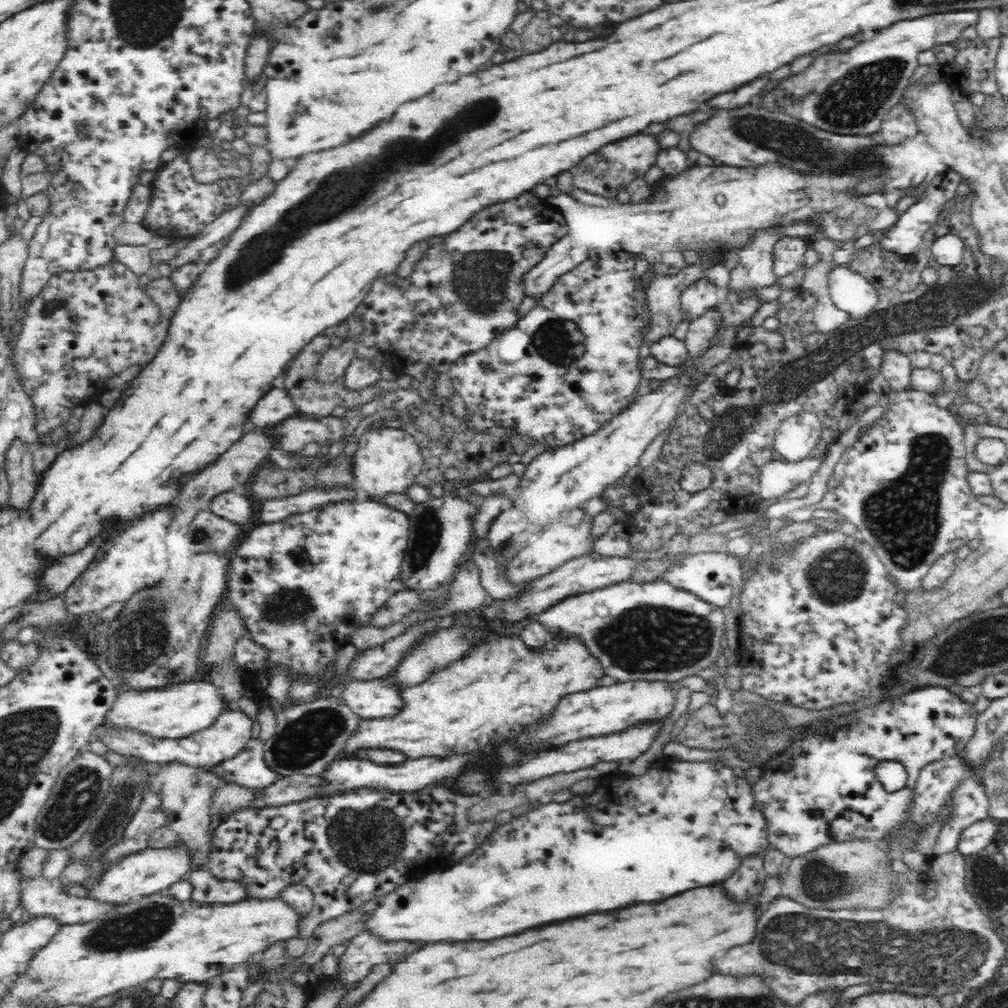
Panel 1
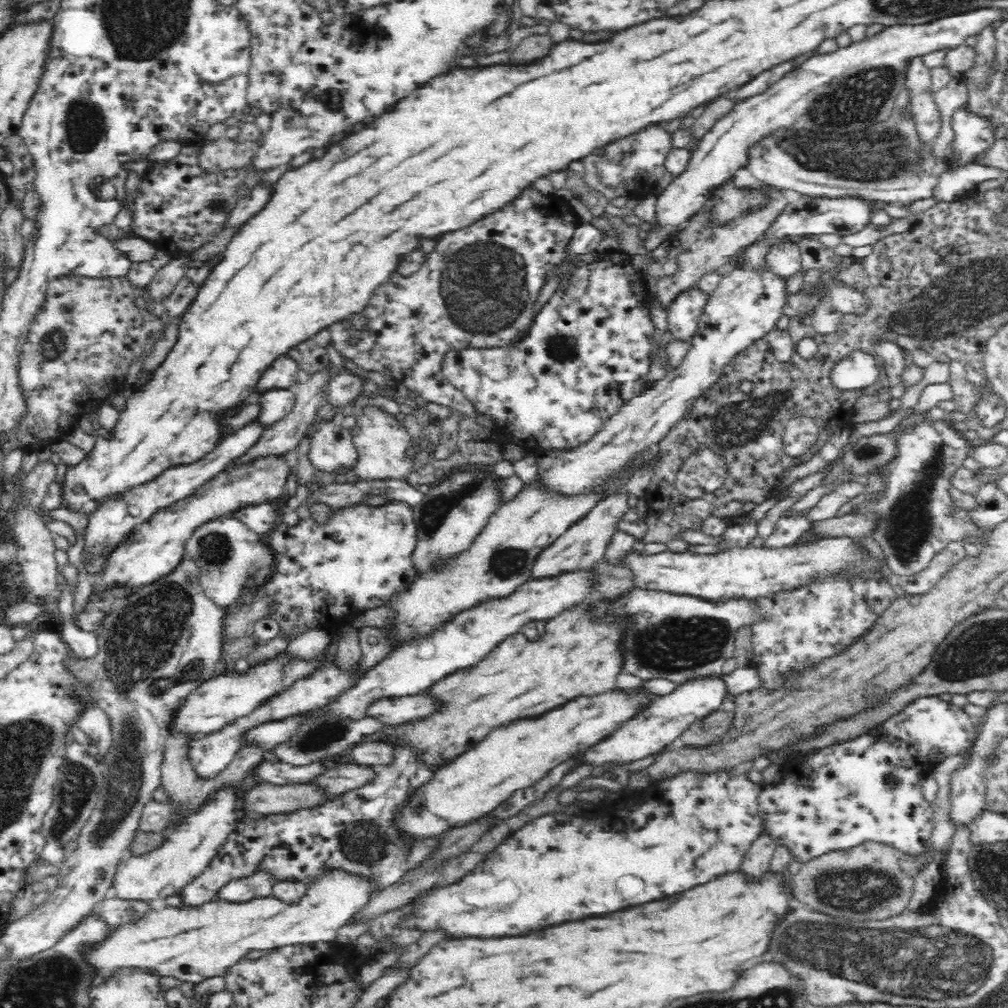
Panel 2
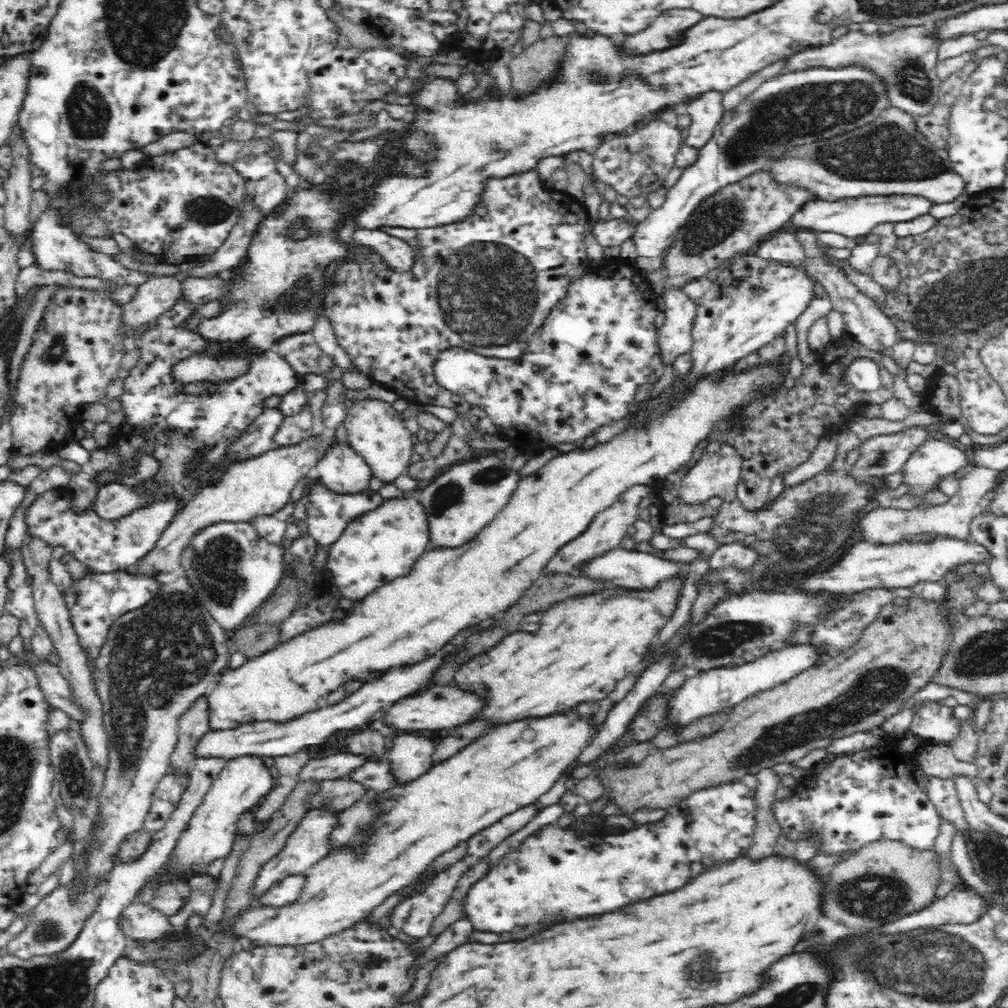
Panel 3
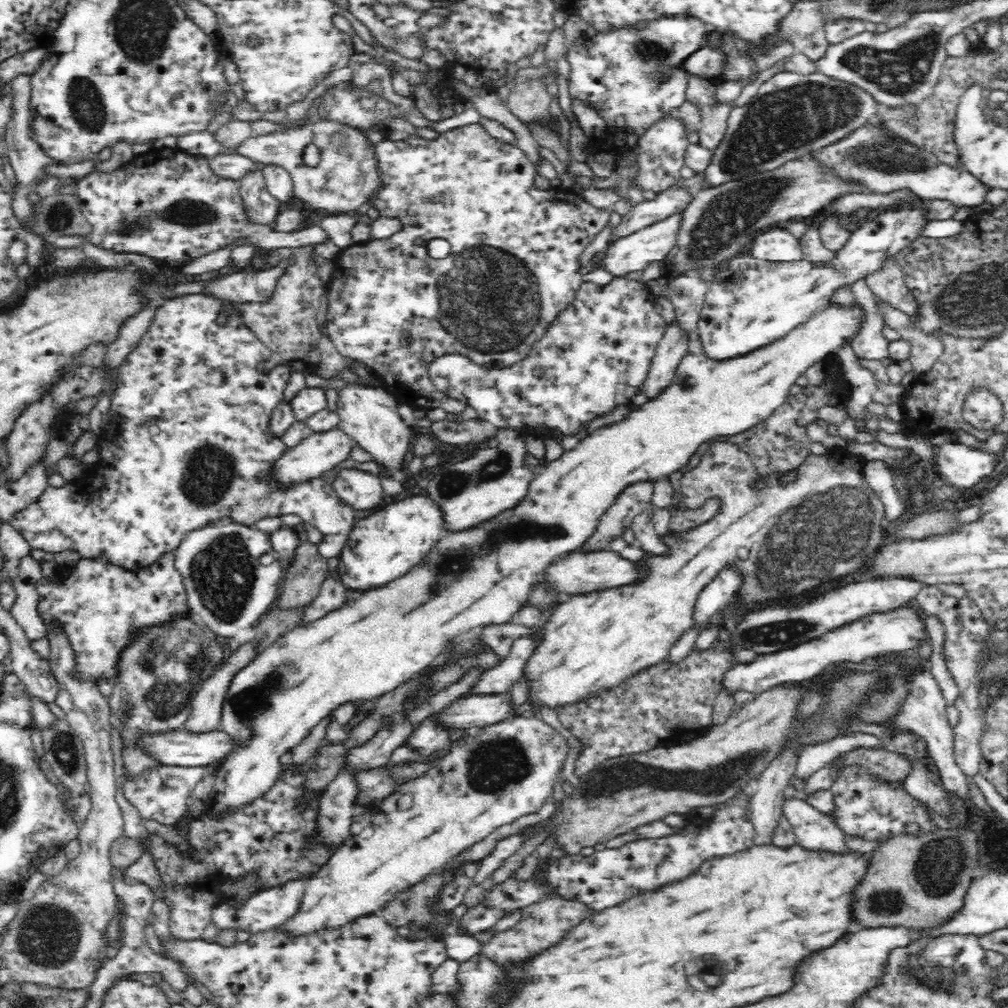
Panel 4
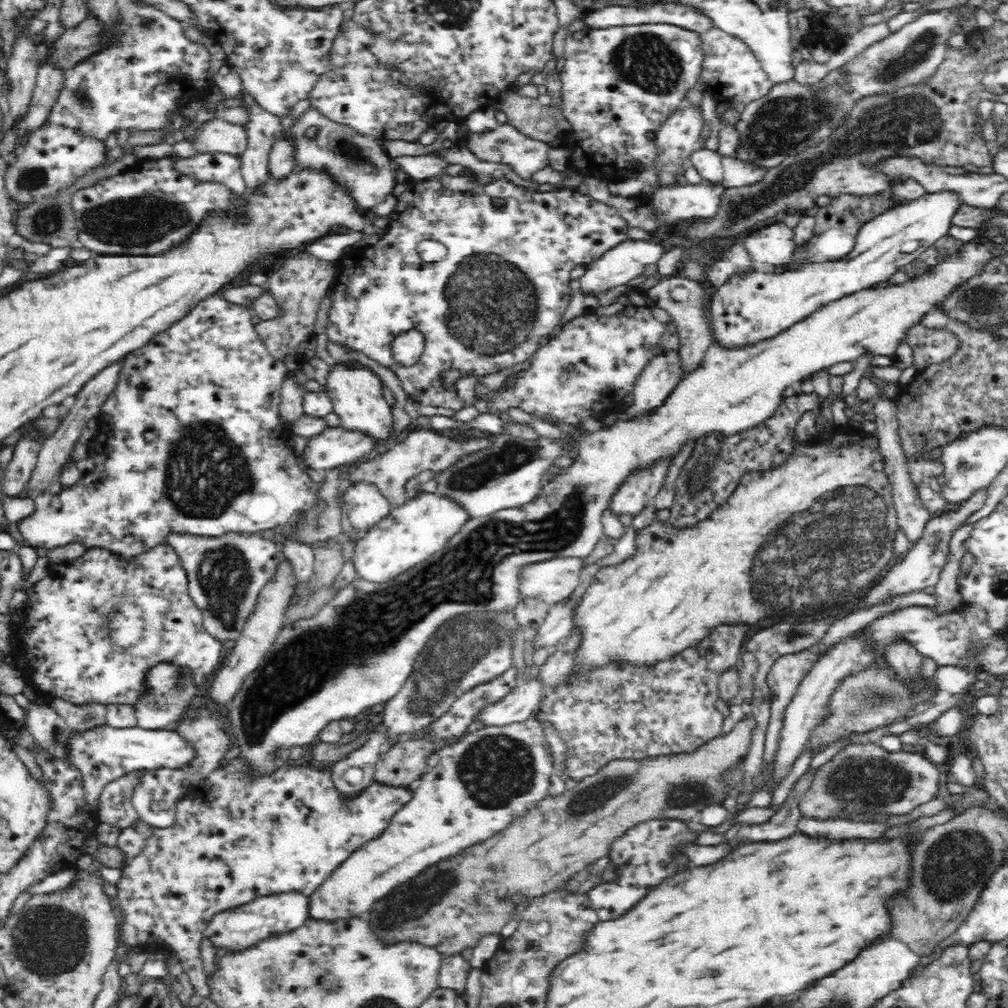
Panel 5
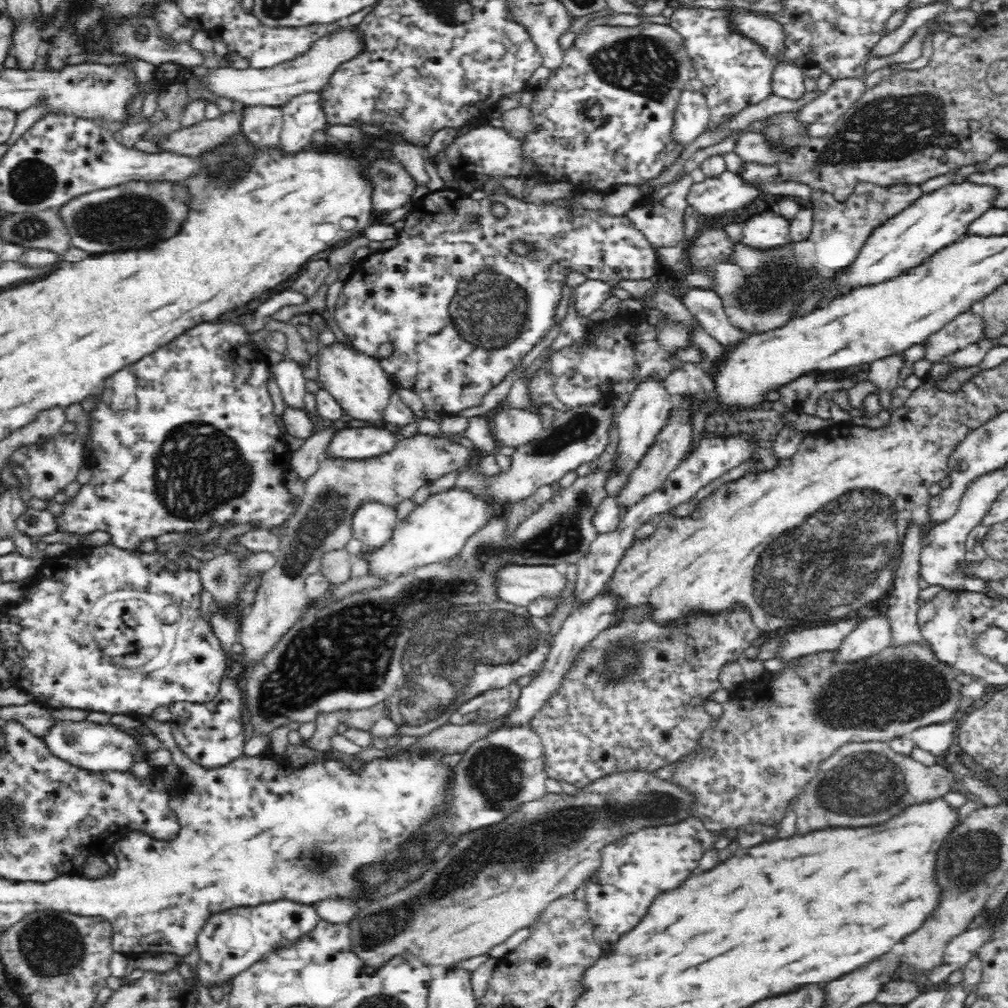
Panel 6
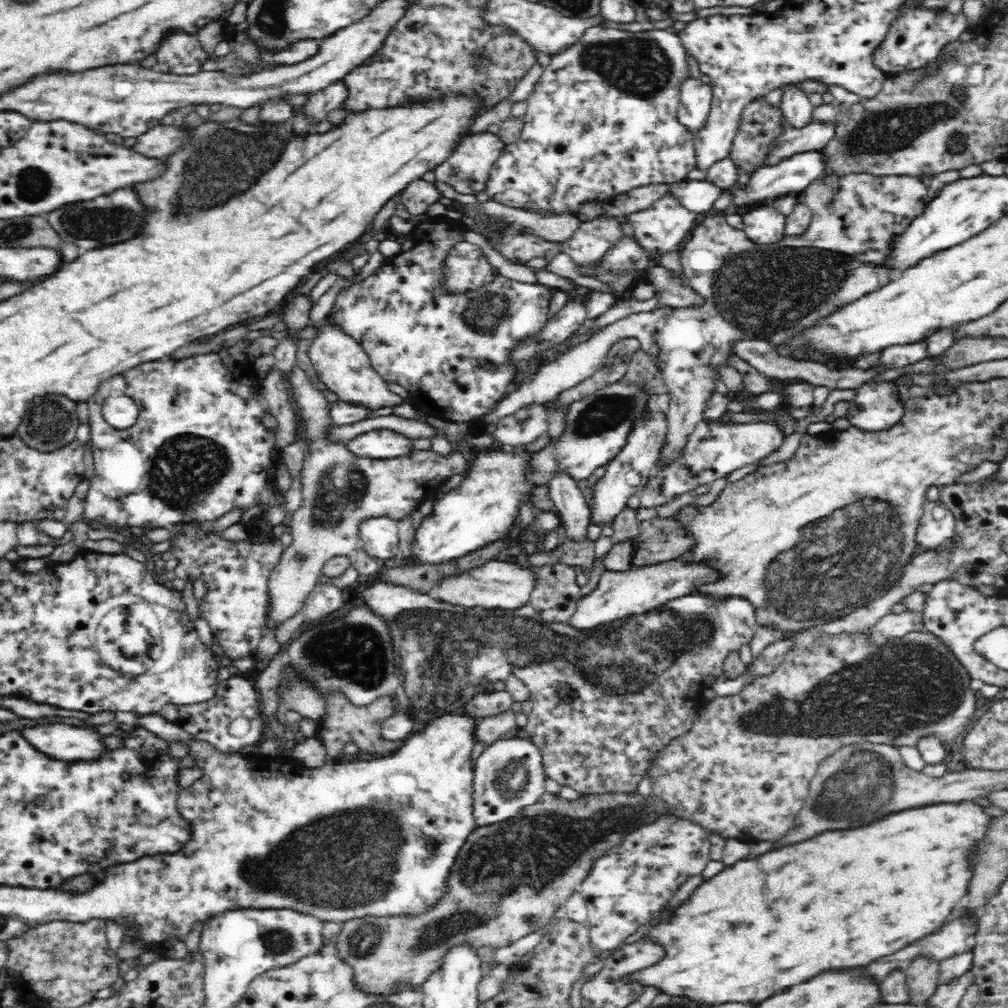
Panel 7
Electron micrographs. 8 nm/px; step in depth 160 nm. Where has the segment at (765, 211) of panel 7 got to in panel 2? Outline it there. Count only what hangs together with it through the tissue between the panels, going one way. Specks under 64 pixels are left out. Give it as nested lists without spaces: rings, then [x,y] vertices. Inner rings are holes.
[[[795,240],[776,243],[768,254],[767,270],[784,279],[802,272],[799,244]]]

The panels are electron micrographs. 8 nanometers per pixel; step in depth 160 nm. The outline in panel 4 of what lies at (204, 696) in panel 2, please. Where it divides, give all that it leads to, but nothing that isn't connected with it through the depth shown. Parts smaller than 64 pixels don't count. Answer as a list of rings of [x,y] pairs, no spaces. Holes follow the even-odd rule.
[[[829,306],[814,313],[808,322],[800,324],[772,344],[741,358],[721,363],[706,359],[701,351],[690,351],[676,368],[670,386],[663,388],[658,396],[649,399],[637,410],[630,411],[622,421],[588,433],[574,449],[564,451],[557,460],[547,462],[530,480],[526,494],[514,508],[476,528],[445,533],[430,550],[430,554],[406,576],[376,590],[348,591],[346,604],[340,610],[332,610],[320,620],[299,624],[294,630],[280,636],[274,644],[264,648],[235,672],[225,694],[218,728],[237,740],[239,748],[230,752],[221,762],[206,804],[208,818],[222,818],[228,814],[228,810],[241,809],[257,798],[262,798],[277,784],[282,774],[279,768],[280,757],[298,746],[316,724],[330,717],[342,704],[356,705],[362,700],[378,698],[435,664],[432,686],[414,696],[407,711],[416,708],[430,696],[446,690],[450,684],[462,678],[468,668],[486,670],[496,666],[498,658],[488,646],[482,654],[466,656],[456,664],[447,664],[444,656],[447,656],[456,640],[466,637],[474,629],[515,620],[533,585],[539,582],[546,568],[557,561],[556,556],[564,556],[580,548],[594,534],[600,516],[614,504],[626,487],[666,479],[690,462],[700,444],[713,441],[716,437],[741,433],[784,404],[796,378],[804,375],[809,367],[820,361],[826,362],[834,355],[846,337],[851,338],[858,332],[862,317],[859,306]]]

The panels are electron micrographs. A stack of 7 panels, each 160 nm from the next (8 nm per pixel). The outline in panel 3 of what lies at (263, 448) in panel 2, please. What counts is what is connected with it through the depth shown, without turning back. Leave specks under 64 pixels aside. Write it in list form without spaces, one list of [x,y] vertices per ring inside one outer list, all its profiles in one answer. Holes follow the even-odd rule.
[[[306,403],[296,414],[283,418],[282,428],[272,437],[273,443],[278,447],[285,447],[311,438],[311,425],[312,412],[310,405]]]

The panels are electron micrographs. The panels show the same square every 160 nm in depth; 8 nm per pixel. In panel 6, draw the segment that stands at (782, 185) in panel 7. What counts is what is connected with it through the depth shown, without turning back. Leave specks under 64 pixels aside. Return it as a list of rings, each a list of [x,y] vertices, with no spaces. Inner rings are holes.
[[[726,170],[720,176],[706,177],[702,182],[694,183],[685,199],[687,206],[700,216],[720,216],[742,208],[758,195],[755,186]]]

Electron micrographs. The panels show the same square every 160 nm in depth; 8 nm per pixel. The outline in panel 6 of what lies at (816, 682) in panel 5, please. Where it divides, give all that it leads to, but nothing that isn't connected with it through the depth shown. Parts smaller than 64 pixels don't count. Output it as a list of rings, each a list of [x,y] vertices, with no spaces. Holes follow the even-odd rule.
[[[884,614],[864,617],[833,651],[833,664],[852,664],[890,646],[889,622]]]

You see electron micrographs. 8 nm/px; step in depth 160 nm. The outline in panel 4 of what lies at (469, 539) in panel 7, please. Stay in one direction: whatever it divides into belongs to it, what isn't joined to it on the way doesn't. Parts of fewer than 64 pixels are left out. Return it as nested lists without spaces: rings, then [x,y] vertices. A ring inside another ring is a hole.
[[[412,496],[412,498],[404,498],[404,500],[394,502],[388,500],[383,506],[373,510],[370,516],[368,514],[370,512],[358,517],[344,548],[338,556],[337,567],[340,582],[348,591],[366,592],[374,590],[374,588],[380,588],[380,586],[404,576],[410,568],[414,568],[430,552],[430,548],[444,535],[442,512],[438,512],[438,506],[426,496]]]

